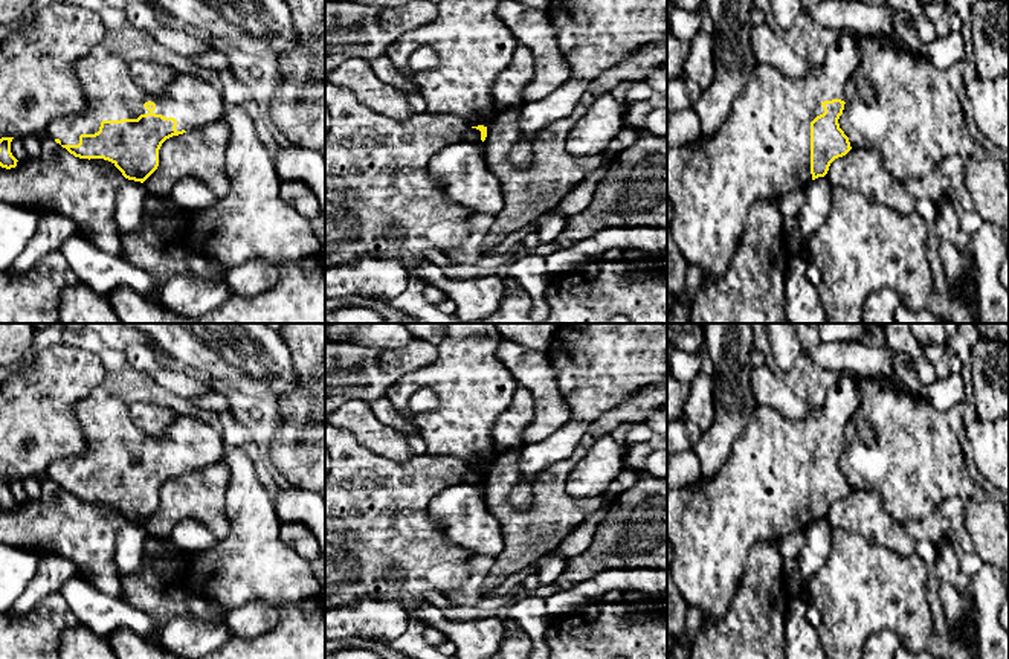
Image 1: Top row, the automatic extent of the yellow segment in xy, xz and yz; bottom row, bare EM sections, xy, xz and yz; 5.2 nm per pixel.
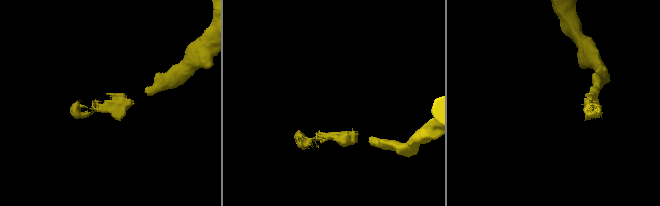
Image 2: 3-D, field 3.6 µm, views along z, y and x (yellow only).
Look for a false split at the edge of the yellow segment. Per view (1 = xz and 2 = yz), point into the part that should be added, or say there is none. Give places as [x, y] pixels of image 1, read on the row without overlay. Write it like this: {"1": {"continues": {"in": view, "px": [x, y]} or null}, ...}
{"1": {"continues": {"in": "xz", "px": [473, 388]}}, "2": {"continues": {"in": "yz", "px": [762, 491]}}}

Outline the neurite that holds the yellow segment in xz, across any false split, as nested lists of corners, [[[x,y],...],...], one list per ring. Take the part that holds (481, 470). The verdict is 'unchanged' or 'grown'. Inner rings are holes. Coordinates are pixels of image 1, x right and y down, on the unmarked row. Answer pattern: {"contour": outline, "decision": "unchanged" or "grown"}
{"contour": [[[443,323],[444,339],[438,345],[438,357],[429,365],[406,374],[385,394],[395,409],[406,413],[409,400],[420,389],[432,389],[438,397],[438,406],[417,413],[414,421],[418,435],[426,442],[427,456],[453,456],[467,468],[481,473],[481,482],[487,479],[487,468],[493,464],[493,426],[505,412],[519,387],[513,375],[498,358],[498,346],[502,342],[495,323]]], "decision": "grown"}

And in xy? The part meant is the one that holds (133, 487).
{"contour": [[[102,386],[76,403],[75,418],[85,436],[84,452],[53,459],[43,477],[53,481],[75,499],[111,503],[125,520],[140,525],[157,511],[159,491],[166,481],[223,461],[226,450],[218,427],[189,415],[177,415],[160,436],[143,433],[133,423],[124,398]]], "decision": "grown"}

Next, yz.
{"contour": [[[837,377],[826,386],[826,400],[803,420],[788,421],[777,410],[757,406],[742,435],[733,444],[722,468],[711,479],[698,479],[684,488],[667,488],[667,542],[672,546],[669,563],[673,583],[688,606],[696,606],[702,619],[714,624],[720,619],[740,584],[746,557],[759,542],[780,542],[785,535],[824,519],[830,505],[846,497],[852,488],[840,470],[838,461],[844,452],[844,429],[861,404],[858,386],[847,377]]], "decision": "grown"}

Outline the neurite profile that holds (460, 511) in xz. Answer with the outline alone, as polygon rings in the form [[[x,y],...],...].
[[[456,484],[427,505],[427,514],[443,534],[472,557],[496,557],[504,548],[501,525],[482,499],[482,485]]]

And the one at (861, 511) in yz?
[[[875,490],[850,491],[830,505],[824,519],[832,528],[861,534],[870,543],[885,546],[901,557],[914,554],[916,538],[890,516]]]

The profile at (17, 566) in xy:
[[[0,543],[0,613],[8,612],[34,578],[41,555]]]

